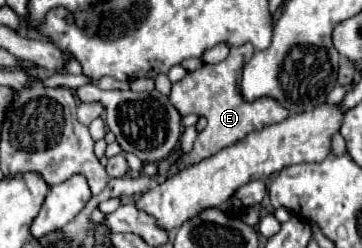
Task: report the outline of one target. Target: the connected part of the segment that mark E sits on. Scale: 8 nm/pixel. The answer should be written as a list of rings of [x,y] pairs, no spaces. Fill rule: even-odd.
[[[250,43],[232,47],[230,55],[222,63],[218,63],[218,65],[202,65],[200,69],[188,73],[190,77],[186,75],[182,81],[172,85],[172,93],[170,93],[172,105],[180,113],[196,113],[200,117],[206,117],[208,119],[208,127],[204,131],[200,131],[200,135],[196,137],[194,147],[192,147],[190,153],[182,155],[176,163],[172,163],[166,173],[158,173],[154,177],[156,183],[164,183],[166,175],[176,175],[176,173],[182,171],[182,167],[196,165],[202,159],[208,159],[210,155],[216,155],[220,149],[224,149],[228,145],[234,145],[236,141],[244,139],[252,131],[260,131],[262,127],[280,123],[280,121],[284,121],[288,117],[288,111],[278,101],[272,101],[270,97],[256,99],[254,103],[246,103],[240,97],[238,81],[240,81],[244,63],[246,63],[248,57],[252,57],[252,53],[254,53],[254,49],[252,49]],[[192,75],[216,75],[216,77],[192,77]]]

